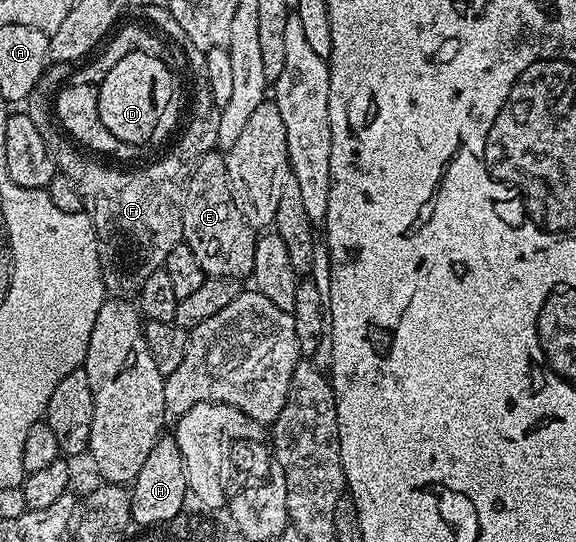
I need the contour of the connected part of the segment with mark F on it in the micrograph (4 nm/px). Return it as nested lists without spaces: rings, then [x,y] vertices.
[[[53,61],[46,65],[43,75],[39,75],[39,83],[31,87],[31,95],[24,102],[23,112],[31,119],[31,123],[35,123],[39,135],[43,135],[45,150],[56,172],[74,184],[84,205],[84,212],[89,214],[95,227],[106,294],[113,299],[129,299],[140,294],[143,283],[147,283],[149,276],[165,264],[165,227],[169,217],[169,195],[173,195],[173,175],[177,173],[177,177],[187,179],[189,173],[183,173],[183,163],[173,163],[164,156],[157,162],[149,163],[147,171],[141,171],[137,167],[112,169],[109,166],[112,164],[102,163],[82,152],[51,120],[57,93],[70,77],[70,62]]]

